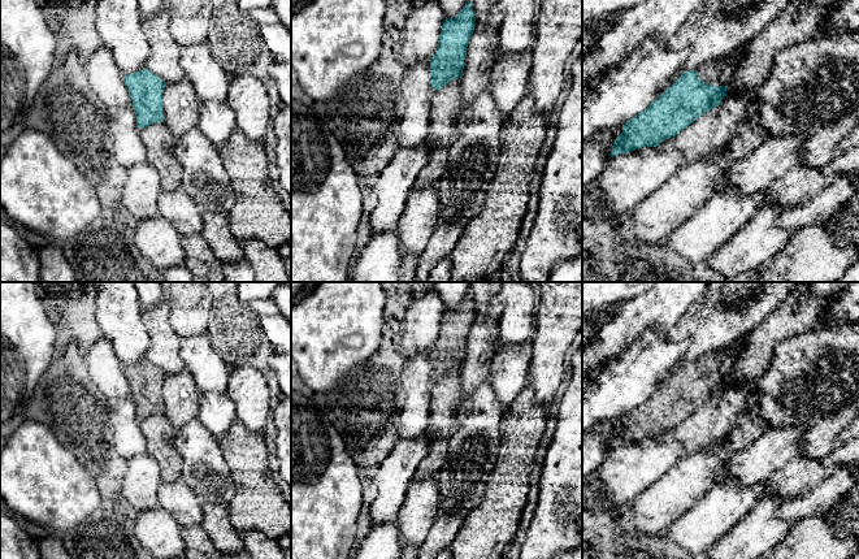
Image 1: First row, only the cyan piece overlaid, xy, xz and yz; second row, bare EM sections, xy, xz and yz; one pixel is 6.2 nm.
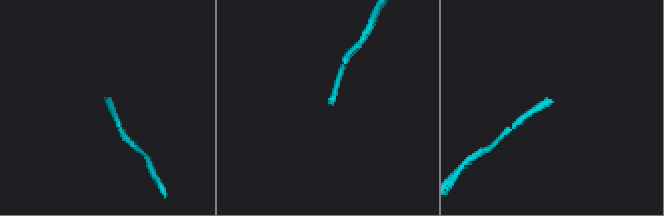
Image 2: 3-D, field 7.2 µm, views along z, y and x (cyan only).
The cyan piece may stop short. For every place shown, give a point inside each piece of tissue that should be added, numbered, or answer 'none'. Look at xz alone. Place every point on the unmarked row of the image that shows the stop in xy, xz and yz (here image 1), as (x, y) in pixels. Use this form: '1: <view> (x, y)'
none

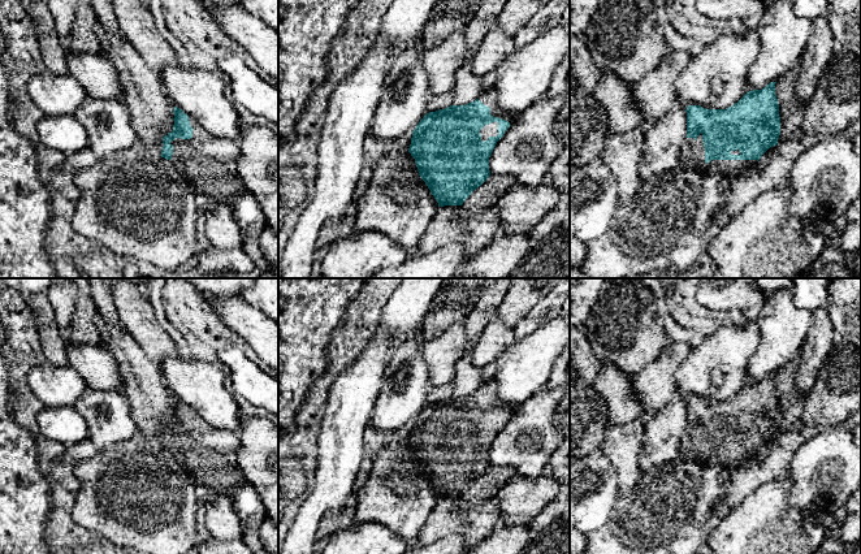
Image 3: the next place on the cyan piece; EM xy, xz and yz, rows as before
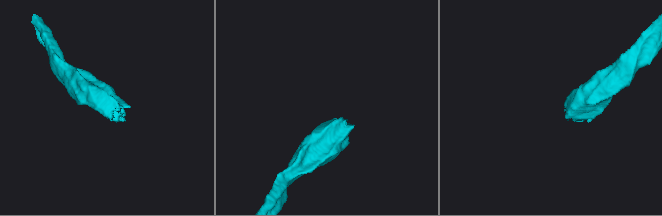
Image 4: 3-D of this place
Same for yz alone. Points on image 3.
1: yz (692, 446)

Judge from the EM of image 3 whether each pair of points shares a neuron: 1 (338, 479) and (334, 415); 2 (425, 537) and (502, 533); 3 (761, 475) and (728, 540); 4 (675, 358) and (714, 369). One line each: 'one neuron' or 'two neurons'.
1: one neuron
2: two neurons
3: two neurons
4: two neurons

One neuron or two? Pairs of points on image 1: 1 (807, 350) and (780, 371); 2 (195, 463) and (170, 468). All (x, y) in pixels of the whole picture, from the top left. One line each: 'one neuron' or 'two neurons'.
1: one neuron
2: two neurons

